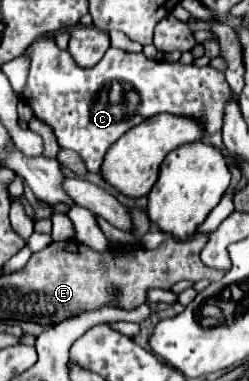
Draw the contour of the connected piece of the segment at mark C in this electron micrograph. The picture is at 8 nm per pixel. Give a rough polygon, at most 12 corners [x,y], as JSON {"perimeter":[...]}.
{"perimeter":[[53,35],[27,47],[21,99],[99,173],[157,113],[207,135],[231,97],[213,67],[111,47],[85,69]]}

